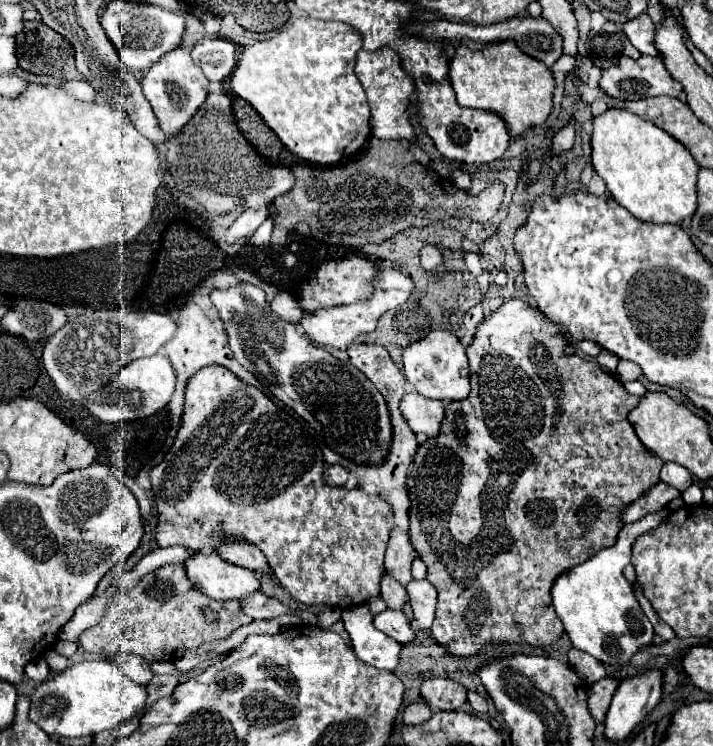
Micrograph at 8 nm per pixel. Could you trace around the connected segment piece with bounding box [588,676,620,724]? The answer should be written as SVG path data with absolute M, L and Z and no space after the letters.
M606 676L606 678L602 678L602 680L598 680L598 682L594 682L594 684L590 686L588 710L590 710L590 716L592 716L592 720L594 720L596 724L604 720L604 716L606 716L606 712L608 712L608 706L610 706L610 702L612 702L612 696L614 696L618 684L620 684L618 680Z

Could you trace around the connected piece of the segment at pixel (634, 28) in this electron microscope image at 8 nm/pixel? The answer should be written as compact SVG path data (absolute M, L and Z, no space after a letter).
M648 14L638 16L636 20L626 22L622 28L624 28L624 34L628 34L630 42L640 50L641 55L660 57L658 48L654 46L654 32L656 32L656 26L654 26L654 22L650 20Z

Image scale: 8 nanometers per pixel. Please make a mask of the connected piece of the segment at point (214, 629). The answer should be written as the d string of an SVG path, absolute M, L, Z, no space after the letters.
M166 564L142 576L134 588L110 598L102 620L84 630L78 636L78 644L86 652L100 656L120 652L138 654L150 662L174 662L186 650L196 650L210 640L228 638L234 630L250 622L252 618L242 612L240 600L212 600L190 584L182 564Z

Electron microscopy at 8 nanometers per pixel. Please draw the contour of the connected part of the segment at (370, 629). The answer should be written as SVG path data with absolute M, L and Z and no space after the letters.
M368 604L346 608L342 620L358 660L390 672L398 666L402 646L372 624L374 614L370 612Z

